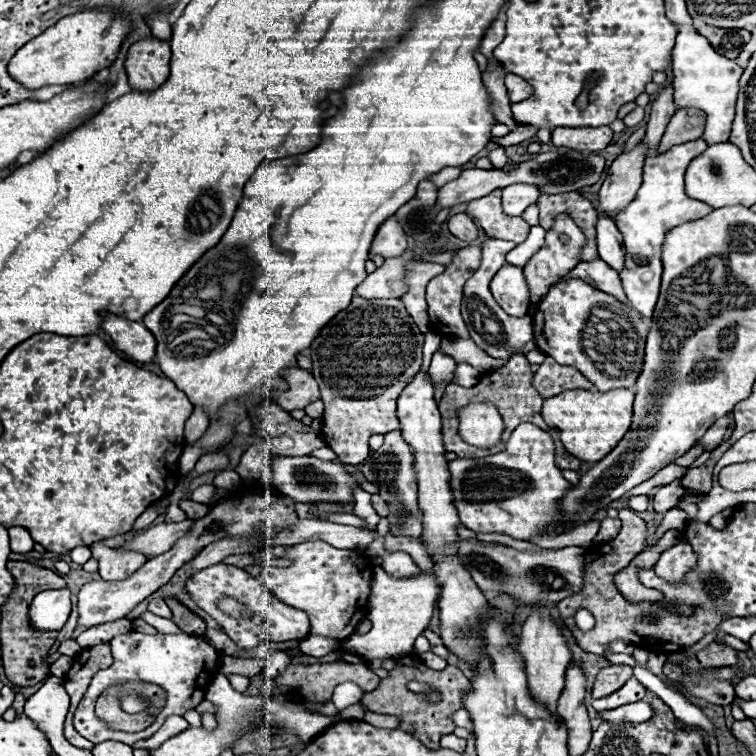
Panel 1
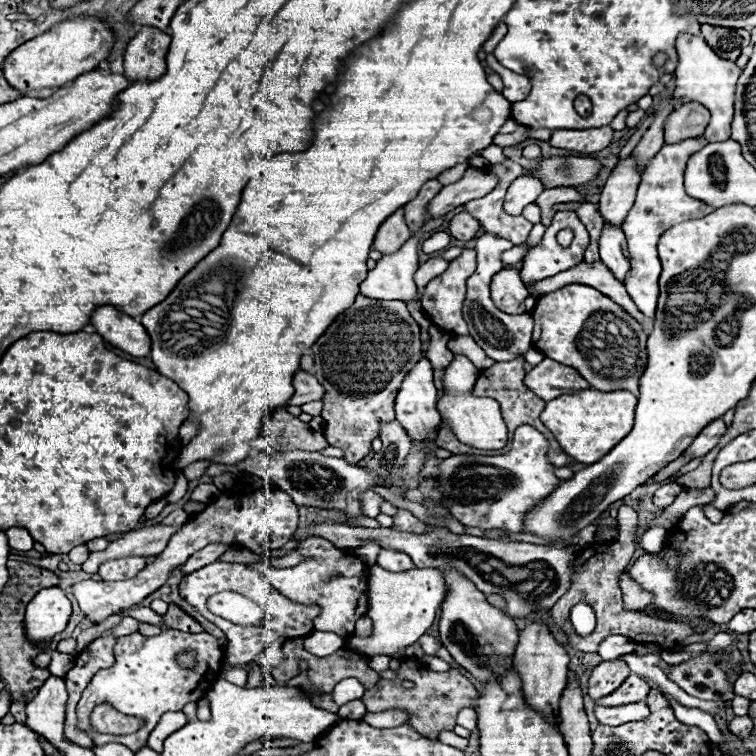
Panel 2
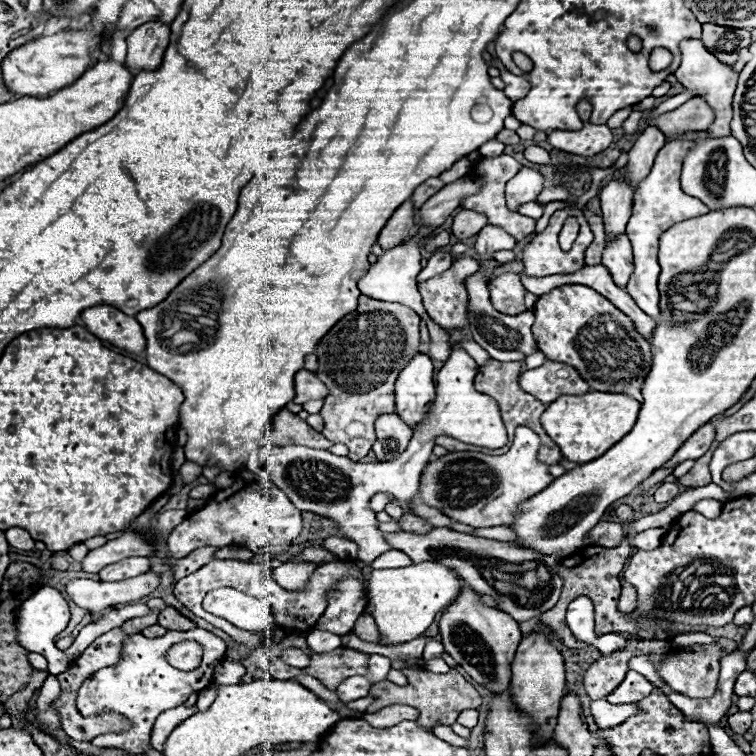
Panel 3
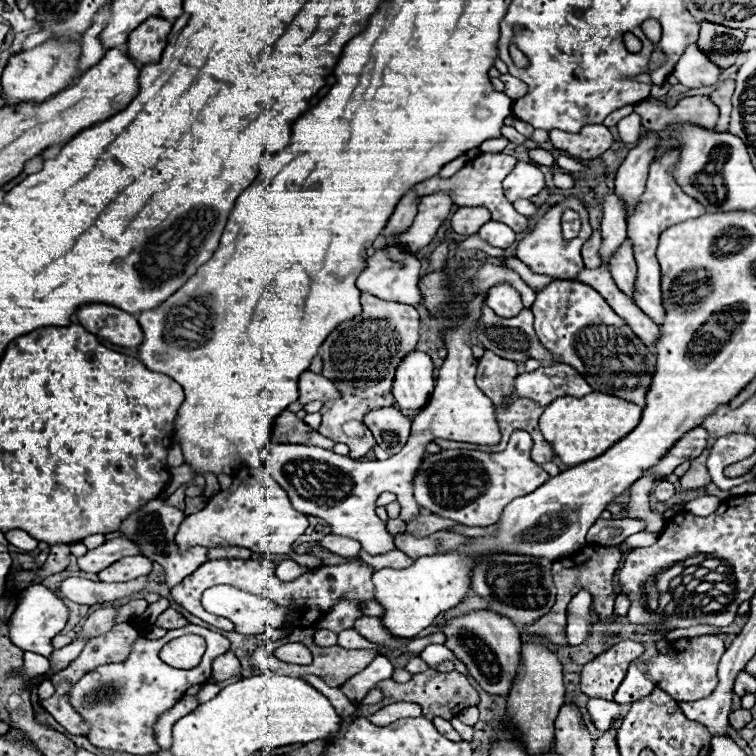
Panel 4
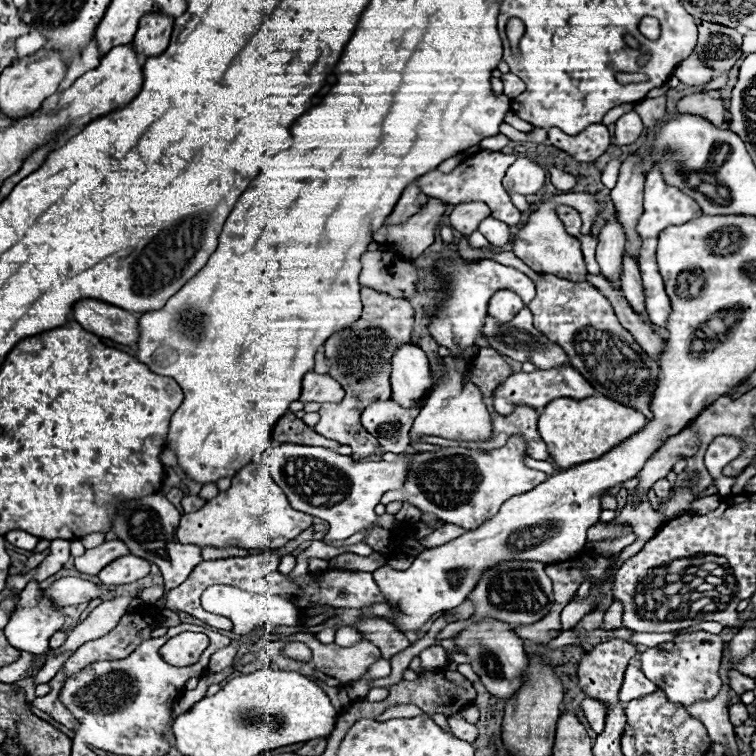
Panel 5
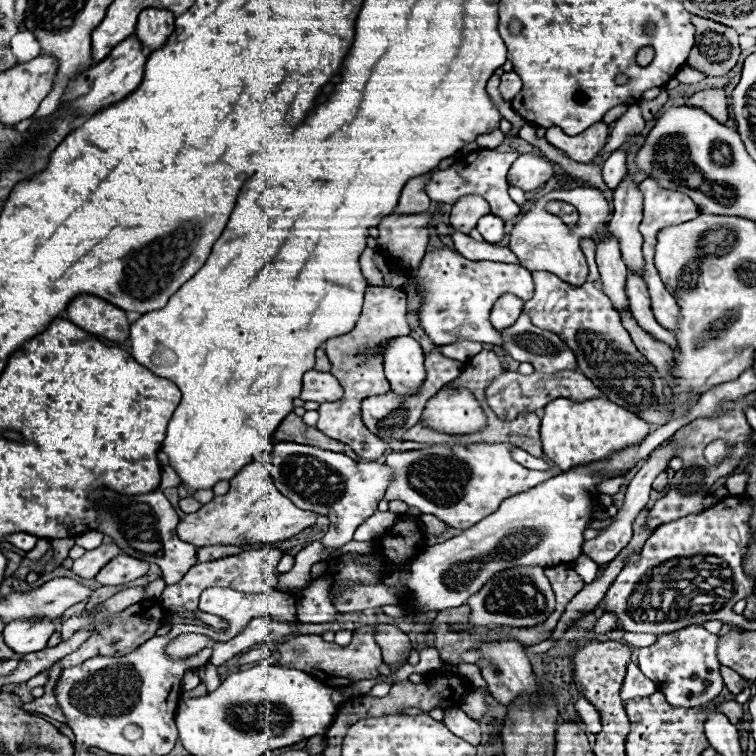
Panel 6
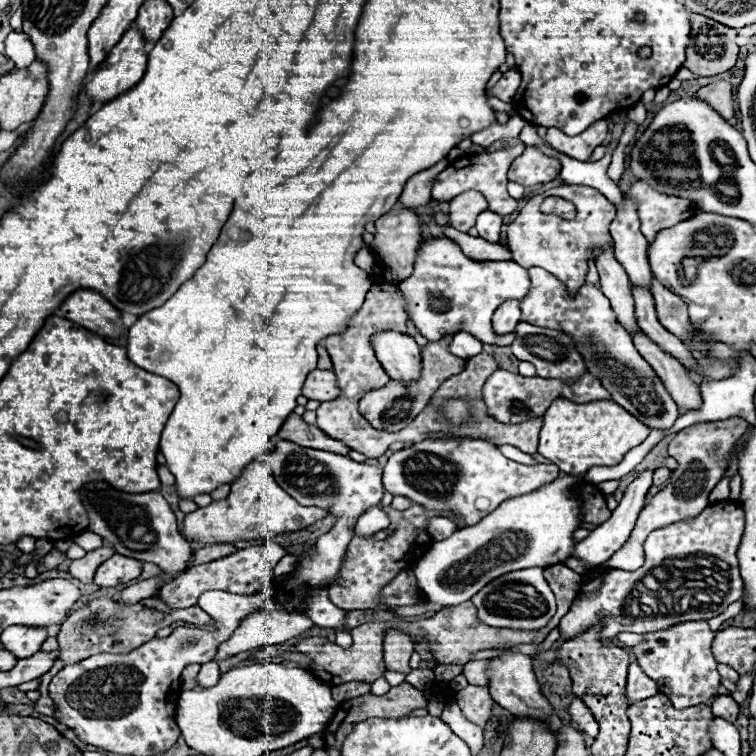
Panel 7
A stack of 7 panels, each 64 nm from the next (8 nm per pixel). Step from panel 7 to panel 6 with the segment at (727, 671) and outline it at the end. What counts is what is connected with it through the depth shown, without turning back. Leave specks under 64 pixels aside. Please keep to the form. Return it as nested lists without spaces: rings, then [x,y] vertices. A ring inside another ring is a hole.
[[[722,666],[722,668],[720,668],[720,674],[722,674],[722,680],[724,680],[724,686],[726,686],[732,694],[738,694],[742,688],[752,686],[750,680],[744,680],[742,676],[738,676],[738,674],[736,674],[732,668],[728,668],[728,666]]]

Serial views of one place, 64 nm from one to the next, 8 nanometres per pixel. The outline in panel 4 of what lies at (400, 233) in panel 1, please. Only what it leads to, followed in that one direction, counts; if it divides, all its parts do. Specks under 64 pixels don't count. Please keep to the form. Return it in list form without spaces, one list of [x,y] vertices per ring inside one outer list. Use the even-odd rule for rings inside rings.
[[[410,190],[406,196],[402,196],[402,200],[394,208],[394,212],[388,218],[388,224],[384,228],[388,246],[394,246],[394,232],[402,232],[402,230],[406,230],[412,224],[414,216],[418,212],[418,204],[420,204],[420,198],[416,196],[414,190]]]

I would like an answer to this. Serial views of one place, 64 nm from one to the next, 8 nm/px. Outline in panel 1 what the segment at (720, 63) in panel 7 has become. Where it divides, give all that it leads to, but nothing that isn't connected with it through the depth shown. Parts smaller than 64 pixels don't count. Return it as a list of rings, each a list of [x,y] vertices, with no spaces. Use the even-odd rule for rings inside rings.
[[[700,26],[698,32],[710,40],[714,50],[730,60],[738,58],[742,46],[750,40],[750,32],[742,28],[714,28],[714,26]]]

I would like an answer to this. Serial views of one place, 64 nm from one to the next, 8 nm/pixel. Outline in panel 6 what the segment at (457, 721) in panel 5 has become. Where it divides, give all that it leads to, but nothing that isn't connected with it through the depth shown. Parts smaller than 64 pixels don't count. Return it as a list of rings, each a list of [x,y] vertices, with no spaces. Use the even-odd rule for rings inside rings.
[[[450,708],[444,712],[444,724],[454,732],[458,738],[470,742],[472,746],[480,744],[480,724],[468,718],[460,708]]]

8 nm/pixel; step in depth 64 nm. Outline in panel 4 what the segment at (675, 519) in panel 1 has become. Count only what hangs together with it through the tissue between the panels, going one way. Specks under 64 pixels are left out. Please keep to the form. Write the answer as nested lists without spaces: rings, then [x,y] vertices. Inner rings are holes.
[[[639,532],[636,534],[632,534],[632,536],[628,536],[622,544],[620,544],[620,548],[624,548],[624,550],[628,550],[628,548],[642,548],[648,547],[658,539],[659,533],[650,533],[650,532]]]

